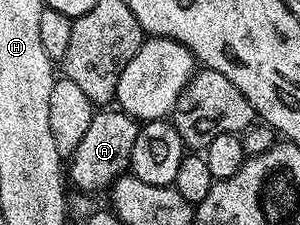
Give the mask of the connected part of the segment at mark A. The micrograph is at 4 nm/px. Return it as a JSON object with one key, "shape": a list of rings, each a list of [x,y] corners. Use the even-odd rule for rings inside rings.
{"shape":[[[110,110],[95,111],[87,133],[84,138],[80,138],[76,150],[68,156],[69,183],[73,187],[75,184],[82,192],[105,193],[130,167],[132,145],[136,143],[139,121],[121,110],[106,111]]]}

